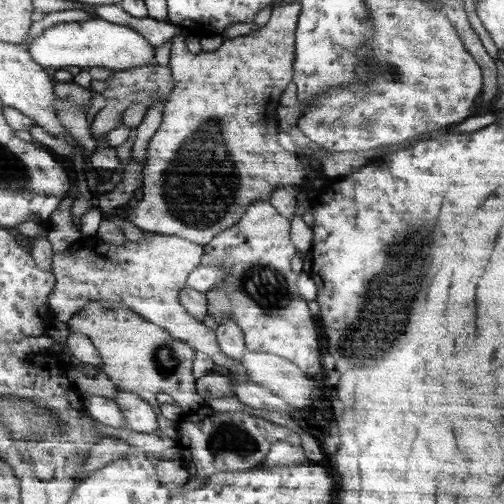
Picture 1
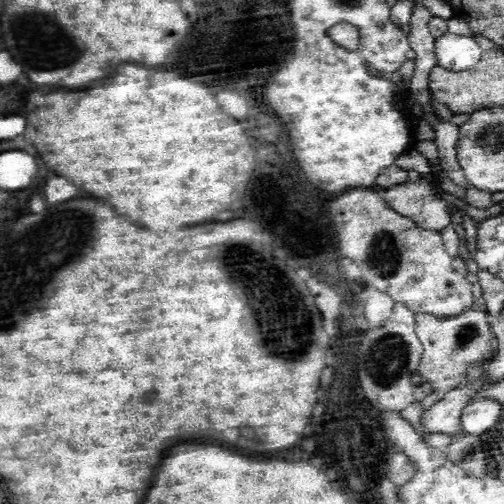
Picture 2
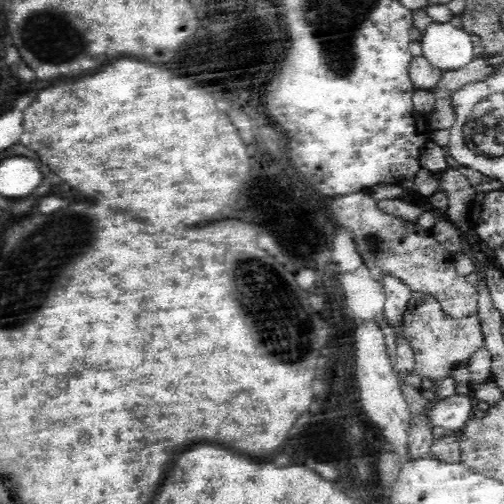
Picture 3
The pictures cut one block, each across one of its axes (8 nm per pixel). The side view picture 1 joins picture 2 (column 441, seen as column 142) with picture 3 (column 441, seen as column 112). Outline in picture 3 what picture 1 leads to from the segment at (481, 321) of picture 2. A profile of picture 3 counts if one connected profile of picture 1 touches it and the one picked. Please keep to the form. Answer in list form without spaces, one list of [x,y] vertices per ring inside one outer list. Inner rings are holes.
[[[412,292],[406,310],[404,310],[404,334],[408,338],[410,348],[414,350],[416,356],[416,372],[424,378],[430,376],[434,380],[434,384],[438,386],[438,382],[446,380],[450,374],[448,370],[470,358],[470,354],[476,348],[484,348],[484,334],[482,334],[482,326],[480,326],[480,318],[478,316],[470,316],[470,318],[462,318],[462,320],[454,320],[450,318],[442,304],[432,298],[430,294],[424,292]]]

